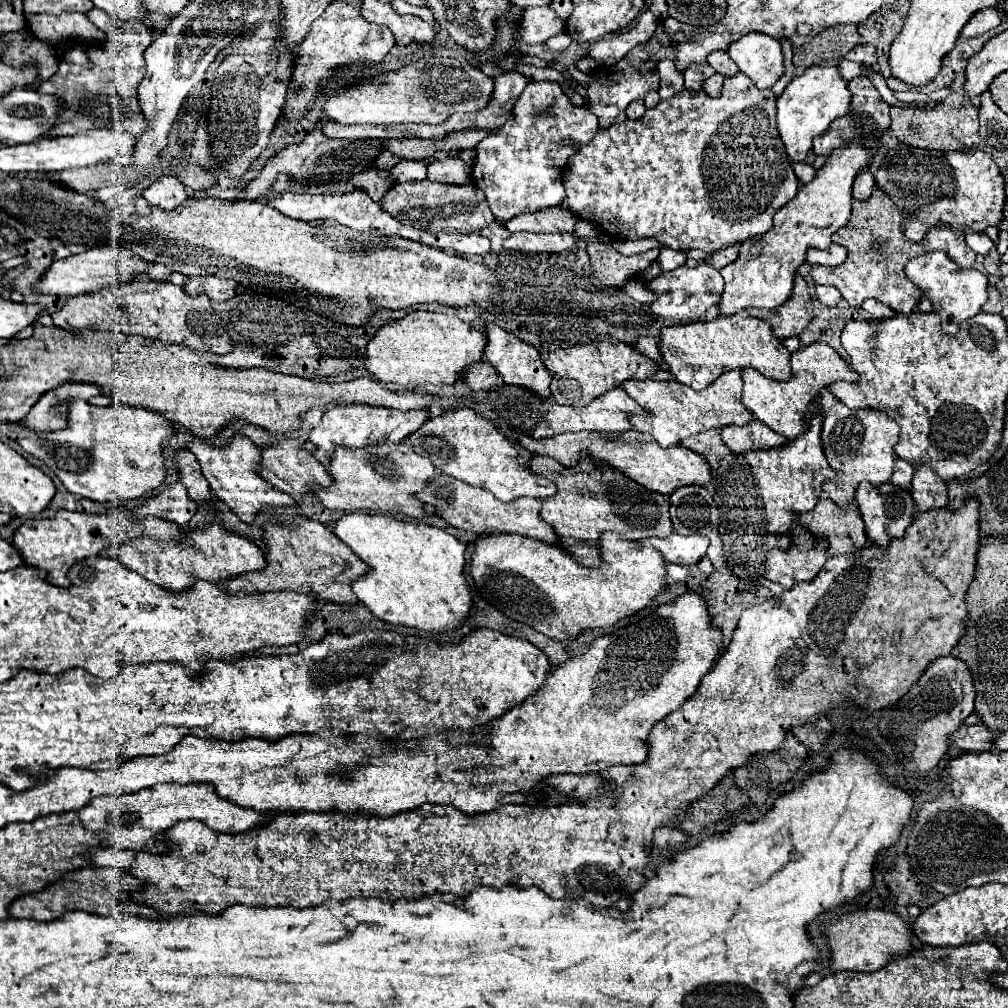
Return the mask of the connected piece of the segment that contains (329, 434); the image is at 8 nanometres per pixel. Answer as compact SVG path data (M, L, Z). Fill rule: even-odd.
M345 405L345 407L333 407L323 415L321 425L317 425L309 439L315 447L323 447L327 455L331 457L333 449L337 445L345 447L363 447L381 439L389 439L393 443L399 443L409 433L417 431L425 421L429 419L429 411L397 411L389 407L369 407L369 405Z

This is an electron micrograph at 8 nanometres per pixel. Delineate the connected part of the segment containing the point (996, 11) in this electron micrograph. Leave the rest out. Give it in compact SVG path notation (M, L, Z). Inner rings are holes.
M987 7L985 11L977 11L977 15L973 15L973 19L969 19L969 23L965 25L965 31L961 31L963 37L977 37L977 35L983 35L991 29L995 29L997 25L1001 25L1005 17L1005 11L999 9L999 7Z

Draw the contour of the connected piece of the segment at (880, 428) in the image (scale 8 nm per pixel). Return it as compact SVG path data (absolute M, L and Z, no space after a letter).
M837 401L825 413L823 421L823 451L829 465L835 469L837 477L823 483L823 493L833 499L839 507L853 503L853 493L859 481L867 479L873 485L881 485L891 479L893 473L893 445L899 439L899 427L881 411L871 409L849 409L845 403Z

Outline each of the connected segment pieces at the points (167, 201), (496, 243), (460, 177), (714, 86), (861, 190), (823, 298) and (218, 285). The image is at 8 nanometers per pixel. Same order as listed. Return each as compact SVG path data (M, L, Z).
M161 177L149 187L145 187L141 195L147 199L149 205L157 205L169 211L169 209L179 207L187 197L191 197L191 193L187 191L189 189L183 183L179 183L175 177Z
M493 221L489 227L485 227L485 229L481 231L481 235L489 237L491 243L493 243L493 249L497 251L497 249L503 245L503 241L505 241L507 237L511 237L511 231L507 231L503 225L497 225L497 223Z
M447 157L443 161L435 161L427 167L427 179L447 185L467 185L473 183L471 165L463 163L459 157Z
M713 75L713 77L709 77L709 79L705 79L703 81L703 91L707 91L709 95L719 95L719 91L721 91L721 85L723 85L723 77L721 75Z
M865 167L859 175L857 175L857 181L853 185L853 197L855 199L869 199L871 191L873 191L873 185L875 185L875 179L869 171L869 167Z
M817 285L815 293L817 293L819 303L823 303L825 307L835 307L841 301L841 293L831 285Z
M197 275L197 277L189 277L185 289L191 295L205 293L209 299L227 301L227 299L231 299L231 297L237 295L239 283L233 281L233 279L217 279L215 275L203 275L203 277Z

